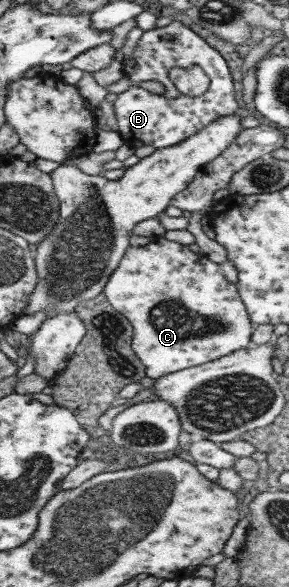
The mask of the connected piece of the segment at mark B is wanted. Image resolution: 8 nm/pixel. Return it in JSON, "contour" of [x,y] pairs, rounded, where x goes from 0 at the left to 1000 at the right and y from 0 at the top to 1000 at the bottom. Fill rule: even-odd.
{"contour":[[[602,34],[578,46],[554,46],[550,49],[526,49],[491,58],[478,70],[478,83],[464,87],[450,104],[426,107],[426,119],[433,129],[457,140],[457,148],[429,158],[408,162],[408,169],[394,172],[394,196],[401,198],[401,210],[408,211],[405,225],[415,227],[429,244],[464,252],[488,252],[495,249],[526,249],[536,256],[554,256],[574,250],[592,250],[651,237],[699,216],[713,216],[723,210],[775,199],[779,196],[803,196],[834,181],[817,172],[817,157],[810,157],[810,135],[803,124],[775,104],[765,92],[730,80],[699,63],[671,56],[664,49],[640,46],[630,39]],[[599,114],[696,114],[720,128],[727,143],[723,152],[706,160],[664,167],[623,158],[609,148],[595,145],[585,135],[588,119]],[[540,138],[567,147],[571,158],[564,162],[533,162],[491,148],[478,148],[478,140]]]}

